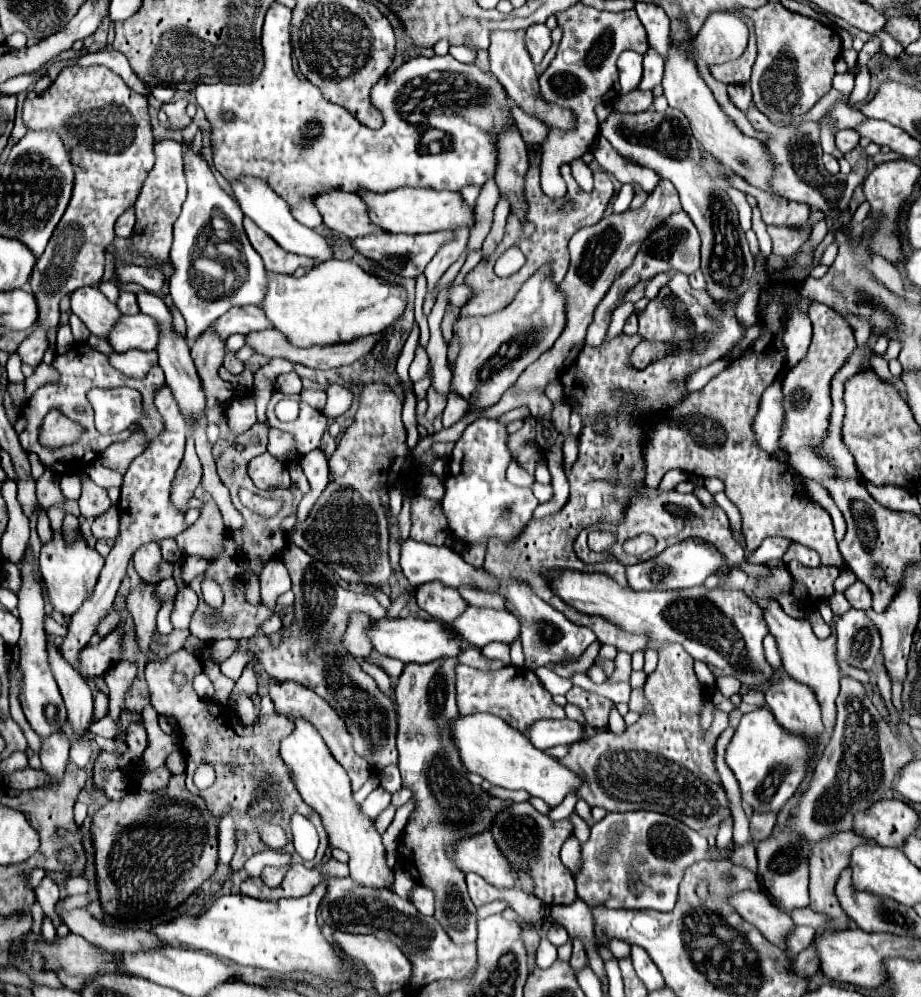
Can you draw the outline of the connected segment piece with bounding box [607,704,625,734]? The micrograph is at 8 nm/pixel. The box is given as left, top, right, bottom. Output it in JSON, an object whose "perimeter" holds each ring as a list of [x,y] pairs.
{"perimeter":[[[613,704],[611,708],[613,708],[613,710],[609,712],[609,726],[607,726],[607,728],[609,728],[611,732],[617,732],[617,734],[621,734],[621,732],[625,730],[625,722],[623,722],[623,718],[621,718],[621,714],[617,712],[617,708],[615,708],[615,704]]]}

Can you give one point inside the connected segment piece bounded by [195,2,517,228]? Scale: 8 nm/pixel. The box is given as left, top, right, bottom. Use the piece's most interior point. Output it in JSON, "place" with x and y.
{"place":[441,133]}

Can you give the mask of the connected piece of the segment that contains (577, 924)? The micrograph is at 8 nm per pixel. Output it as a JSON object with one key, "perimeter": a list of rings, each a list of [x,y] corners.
{"perimeter":[[[575,900],[569,906],[553,906],[553,914],[549,914],[549,920],[565,926],[571,938],[579,938],[585,944],[585,950],[589,956],[589,966],[601,978],[605,974],[603,972],[605,968],[603,968],[603,960],[599,958],[599,952],[597,952],[595,922],[593,922],[593,914],[591,914],[589,906],[581,904],[579,900]]]}

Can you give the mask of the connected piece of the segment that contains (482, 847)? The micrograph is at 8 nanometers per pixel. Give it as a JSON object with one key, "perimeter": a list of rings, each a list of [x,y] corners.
{"perimeter":[[[483,832],[471,840],[457,842],[447,852],[463,872],[475,872],[495,888],[515,888],[517,884],[515,870],[495,844],[491,832]]]}

